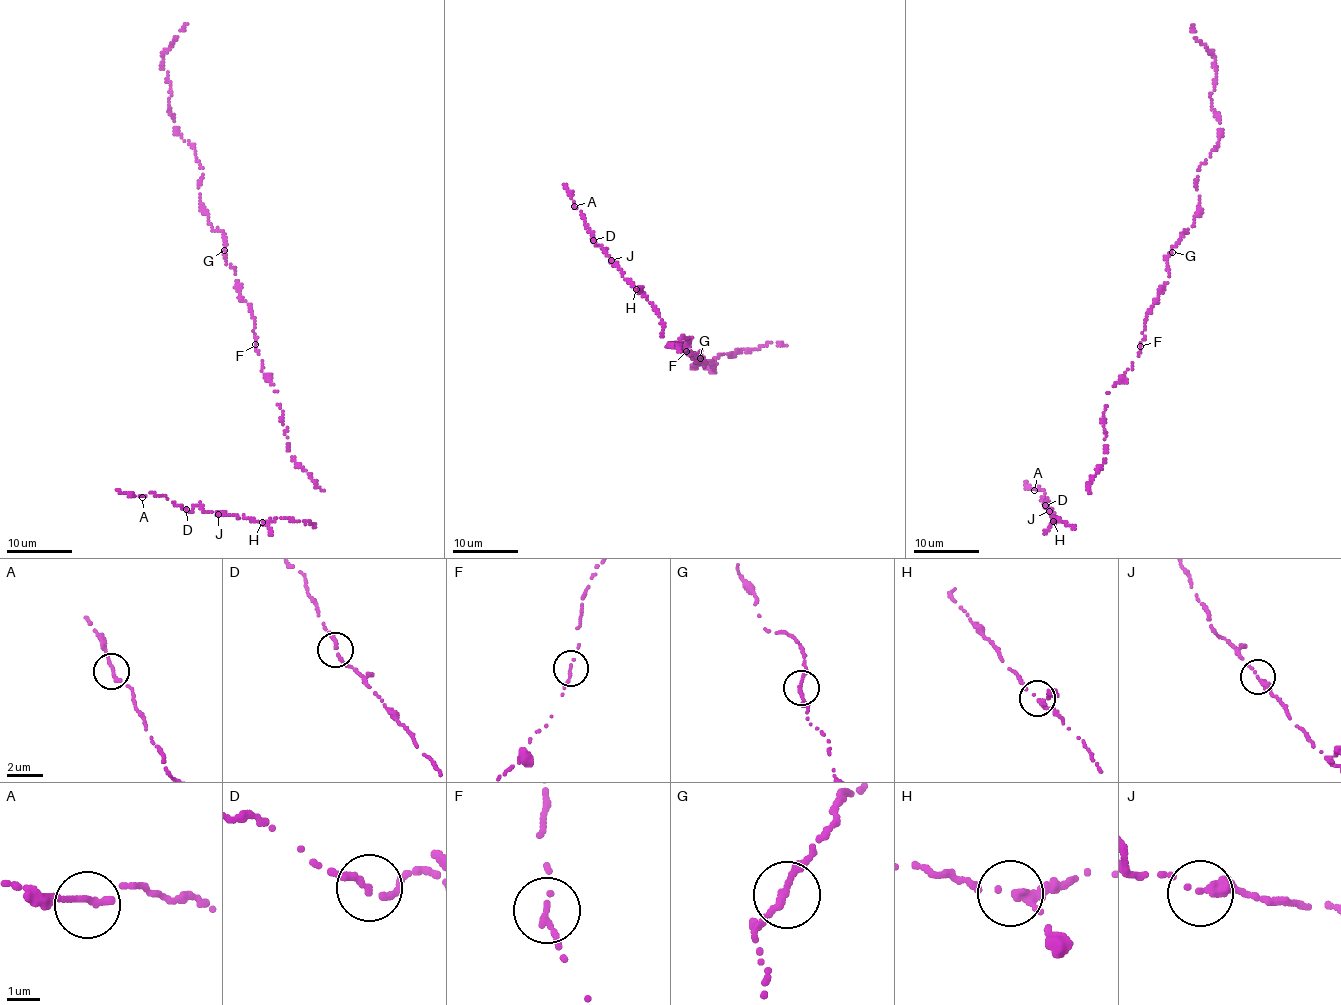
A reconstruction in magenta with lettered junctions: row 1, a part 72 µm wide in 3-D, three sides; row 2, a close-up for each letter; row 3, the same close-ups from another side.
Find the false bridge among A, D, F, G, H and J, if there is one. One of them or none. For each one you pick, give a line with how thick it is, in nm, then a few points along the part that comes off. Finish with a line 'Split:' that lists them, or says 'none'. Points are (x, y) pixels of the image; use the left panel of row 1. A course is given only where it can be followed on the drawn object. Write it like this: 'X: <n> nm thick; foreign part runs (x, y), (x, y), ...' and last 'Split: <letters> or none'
Split: none

